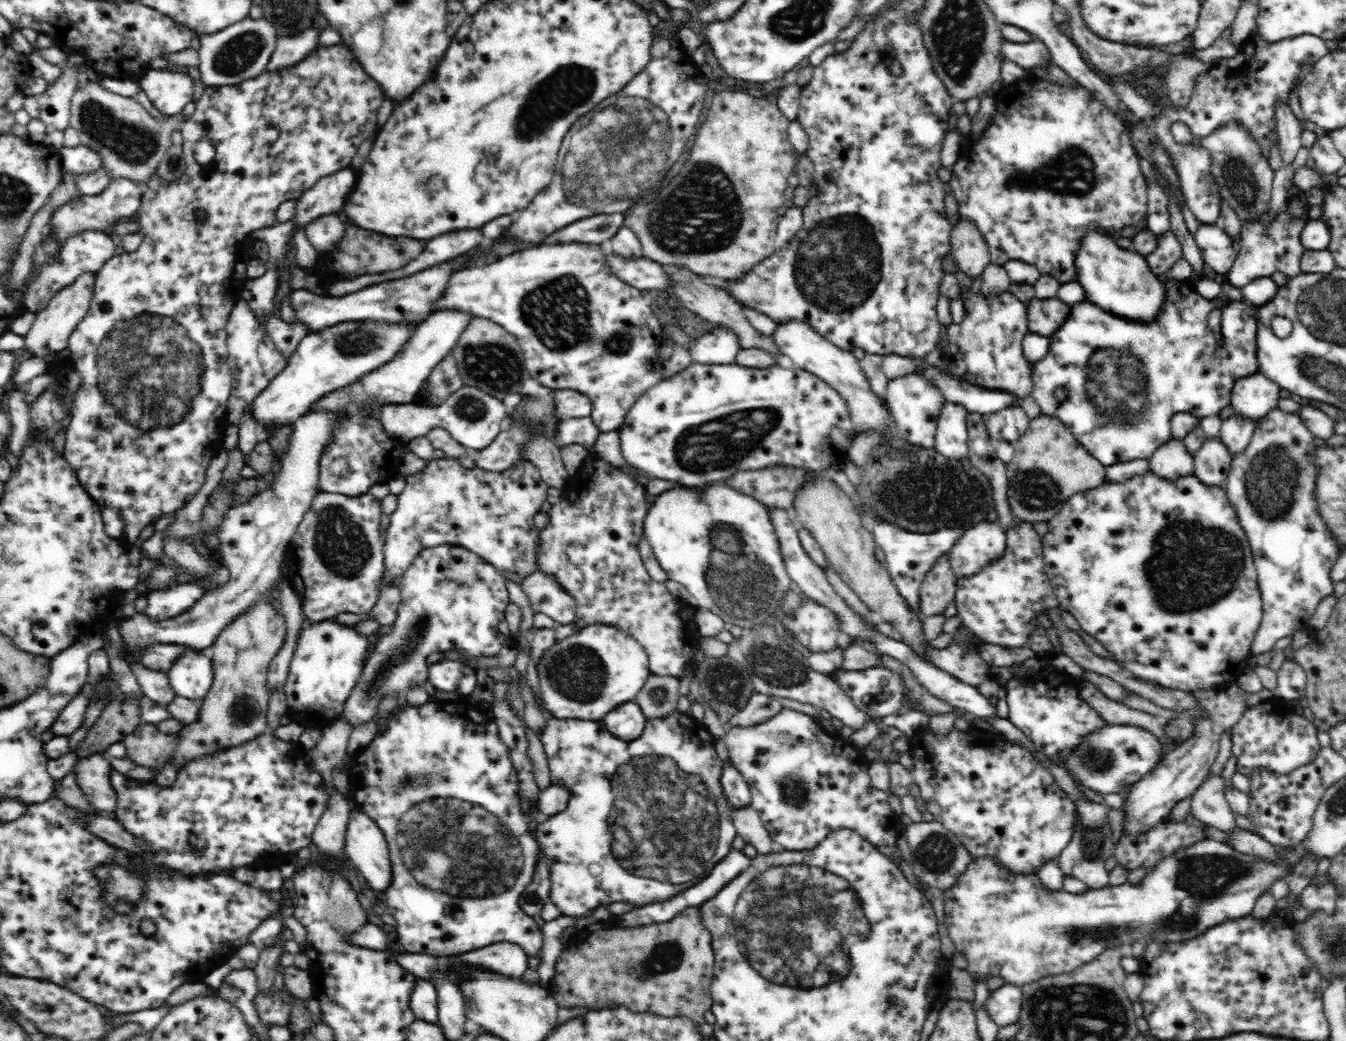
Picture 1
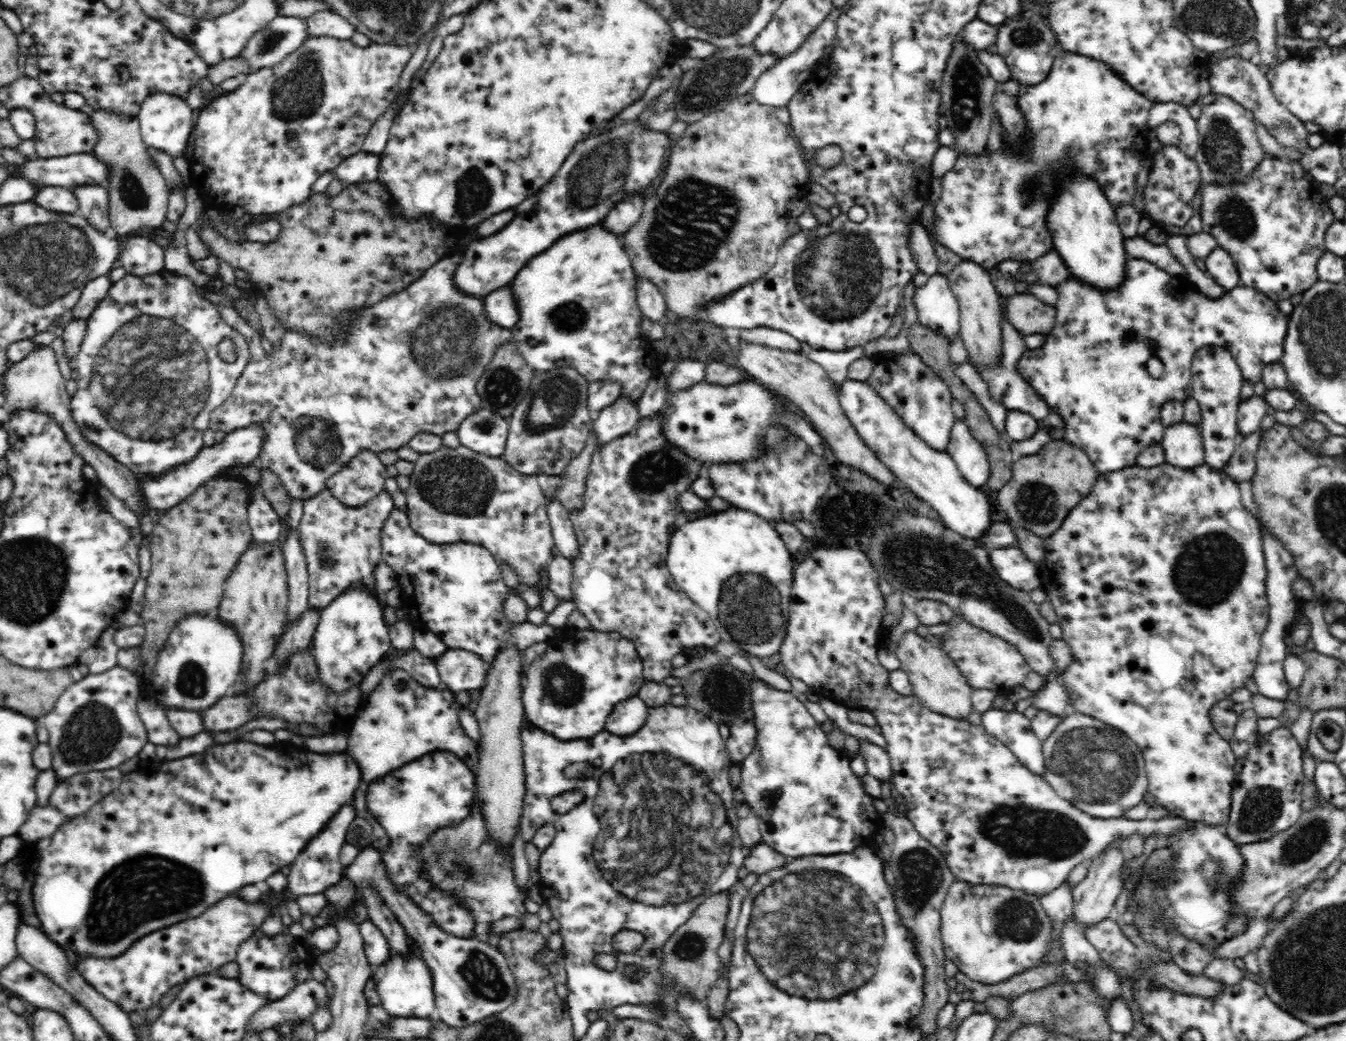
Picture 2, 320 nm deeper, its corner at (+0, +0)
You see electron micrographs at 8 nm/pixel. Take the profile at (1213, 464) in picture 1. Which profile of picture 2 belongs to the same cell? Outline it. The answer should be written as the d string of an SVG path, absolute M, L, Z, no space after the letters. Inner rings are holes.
M1204 346L1193 357L1192 398L1199 402L1201 421L1199 424L1204 443L1205 465L1222 470L1232 459L1240 438L1237 427L1237 412L1244 376L1228 349L1220 346Z

